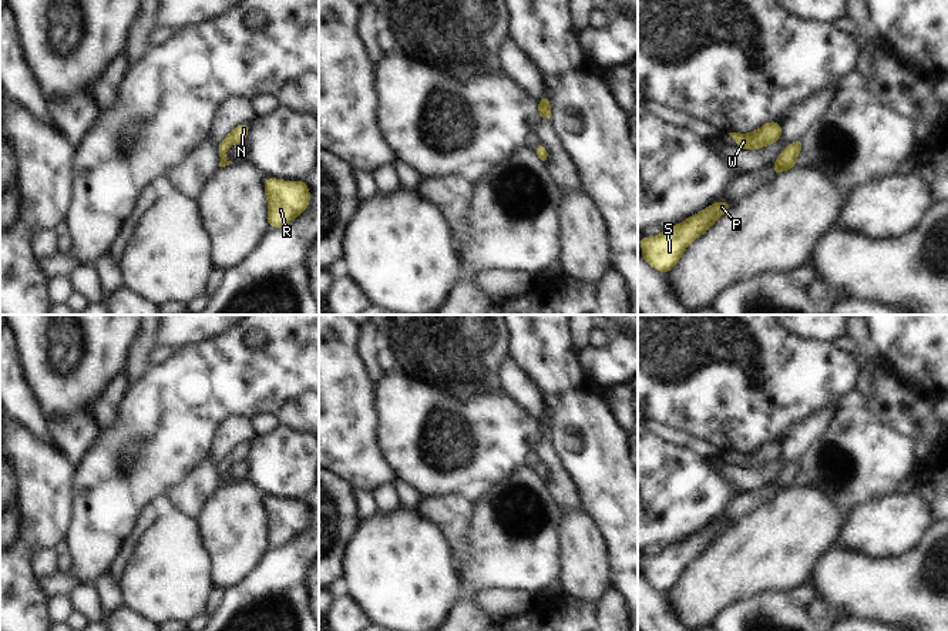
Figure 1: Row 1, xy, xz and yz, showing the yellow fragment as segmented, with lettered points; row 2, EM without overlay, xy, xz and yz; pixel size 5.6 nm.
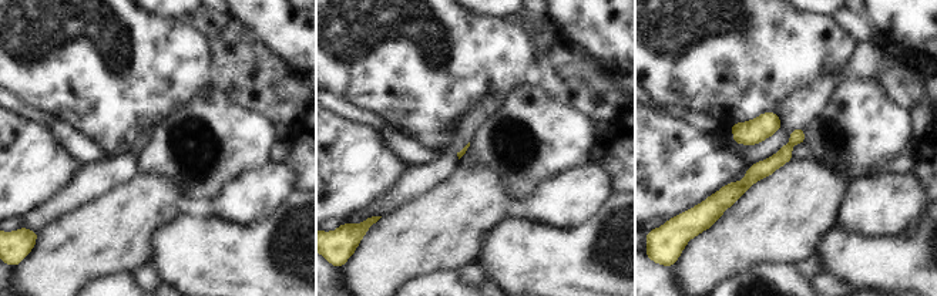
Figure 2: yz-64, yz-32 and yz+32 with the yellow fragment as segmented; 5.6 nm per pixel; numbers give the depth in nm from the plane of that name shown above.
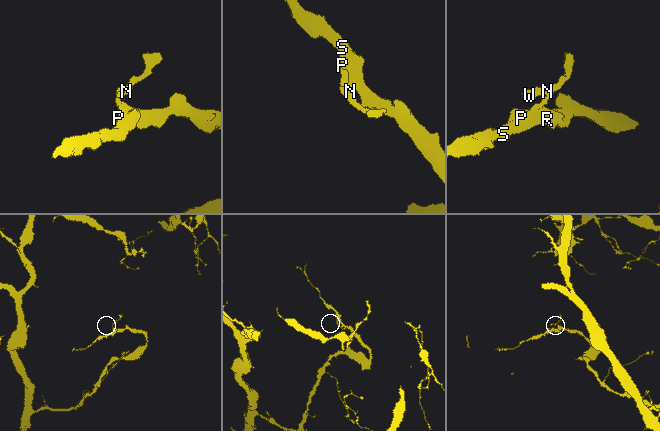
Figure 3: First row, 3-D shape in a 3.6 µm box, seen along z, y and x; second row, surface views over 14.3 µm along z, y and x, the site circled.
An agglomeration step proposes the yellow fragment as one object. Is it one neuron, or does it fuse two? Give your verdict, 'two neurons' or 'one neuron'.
one neuron

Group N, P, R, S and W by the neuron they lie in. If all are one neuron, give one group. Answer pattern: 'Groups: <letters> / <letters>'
Groups: N P R S W

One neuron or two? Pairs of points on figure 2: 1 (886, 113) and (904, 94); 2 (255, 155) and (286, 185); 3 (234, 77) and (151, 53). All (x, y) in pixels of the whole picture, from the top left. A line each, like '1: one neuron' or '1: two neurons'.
1: two neurons
2: two neurons
3: two neurons

